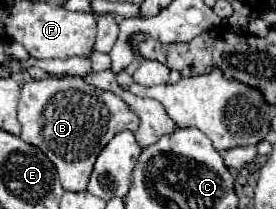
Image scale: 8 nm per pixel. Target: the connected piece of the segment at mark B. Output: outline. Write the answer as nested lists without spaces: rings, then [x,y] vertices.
[[[65,77],[25,83],[19,97],[19,123],[23,127],[21,139],[39,147],[51,159],[63,189],[79,193],[87,189],[93,163],[101,149],[119,131],[135,131],[139,119],[121,97],[87,85],[83,77]]]

